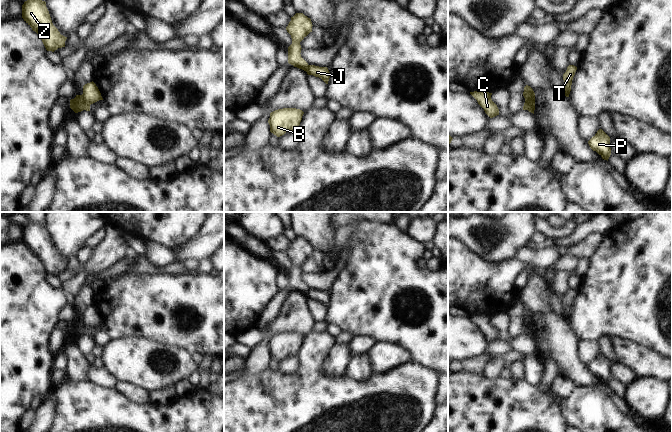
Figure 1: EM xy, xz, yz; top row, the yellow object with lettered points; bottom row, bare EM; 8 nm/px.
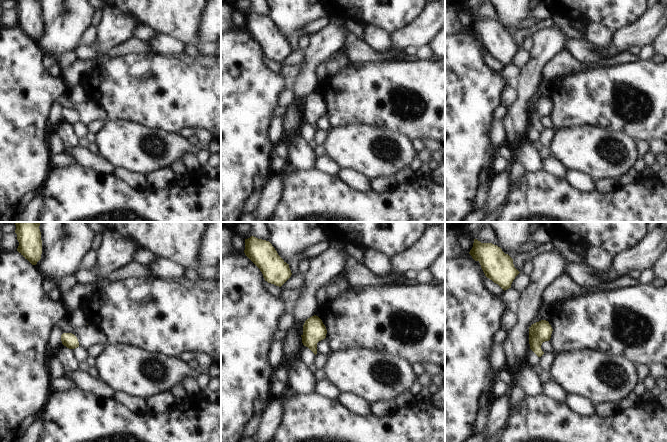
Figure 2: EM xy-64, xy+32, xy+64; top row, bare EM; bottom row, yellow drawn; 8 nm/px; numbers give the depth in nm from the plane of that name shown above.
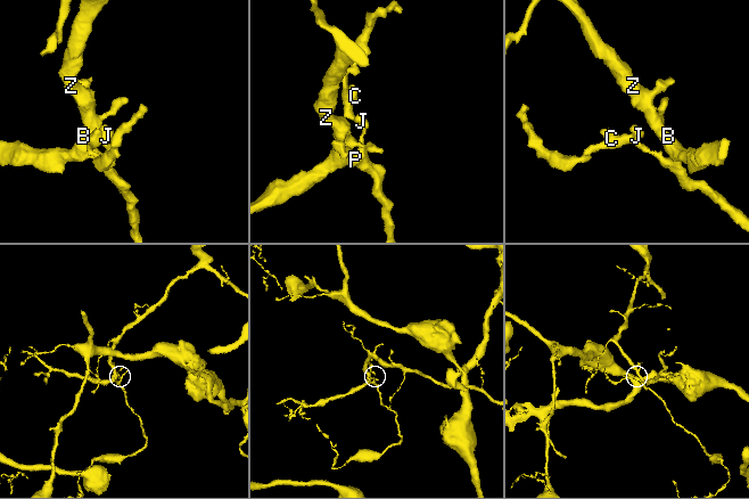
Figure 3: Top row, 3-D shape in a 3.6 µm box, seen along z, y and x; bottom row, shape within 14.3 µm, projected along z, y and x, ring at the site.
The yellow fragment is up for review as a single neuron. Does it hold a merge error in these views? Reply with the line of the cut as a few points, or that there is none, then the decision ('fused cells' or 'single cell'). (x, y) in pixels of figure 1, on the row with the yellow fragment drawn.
cut in xy along (81, 95), (84, 101), (84, 109); fused cells

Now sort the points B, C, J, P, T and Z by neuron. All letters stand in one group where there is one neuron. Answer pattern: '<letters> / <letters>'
B J P T Z / C

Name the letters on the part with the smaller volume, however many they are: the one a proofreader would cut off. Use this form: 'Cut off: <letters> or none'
Cut off: C

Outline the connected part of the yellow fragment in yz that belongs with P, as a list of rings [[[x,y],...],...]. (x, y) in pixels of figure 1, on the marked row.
[[[599,129],[597,133],[588,141],[590,148],[596,151],[604,160],[609,159],[611,155],[610,137]]]

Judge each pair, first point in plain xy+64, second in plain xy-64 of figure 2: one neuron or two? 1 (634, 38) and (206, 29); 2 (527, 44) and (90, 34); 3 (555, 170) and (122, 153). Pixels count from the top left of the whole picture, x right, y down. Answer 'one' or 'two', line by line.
1: one
2: one
3: two

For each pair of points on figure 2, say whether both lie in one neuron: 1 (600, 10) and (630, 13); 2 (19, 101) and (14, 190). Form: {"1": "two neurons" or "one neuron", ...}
{"1": "one neuron", "2": "one neuron"}

